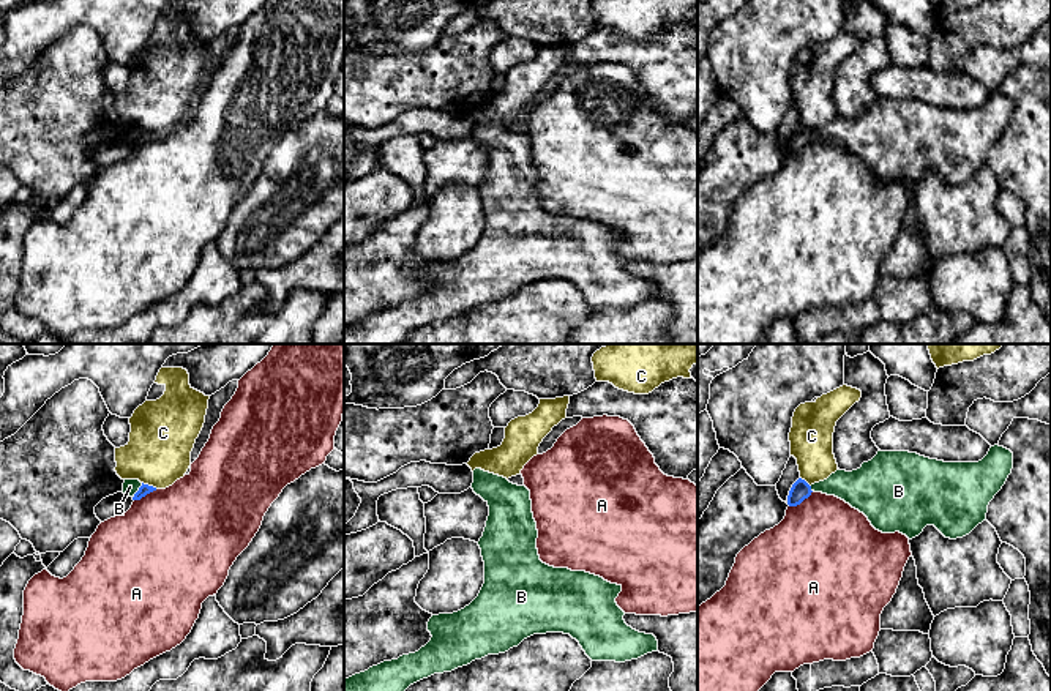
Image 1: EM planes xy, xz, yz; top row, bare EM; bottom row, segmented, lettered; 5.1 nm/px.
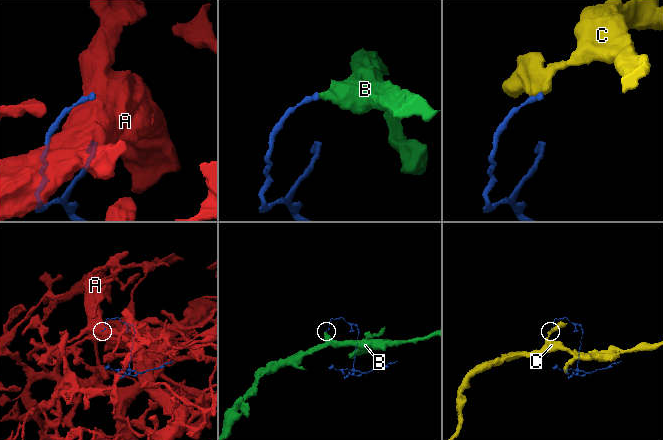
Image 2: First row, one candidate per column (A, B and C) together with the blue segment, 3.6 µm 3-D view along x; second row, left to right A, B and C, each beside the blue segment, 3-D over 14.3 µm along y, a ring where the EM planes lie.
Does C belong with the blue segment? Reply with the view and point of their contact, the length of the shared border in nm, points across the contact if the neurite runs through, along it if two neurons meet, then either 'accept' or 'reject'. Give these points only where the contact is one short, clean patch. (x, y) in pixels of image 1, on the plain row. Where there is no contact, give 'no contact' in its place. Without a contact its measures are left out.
meets blue in xy at (150, 133); contact 90 nm long; border along xy (142, 128), (157, 134); reject

